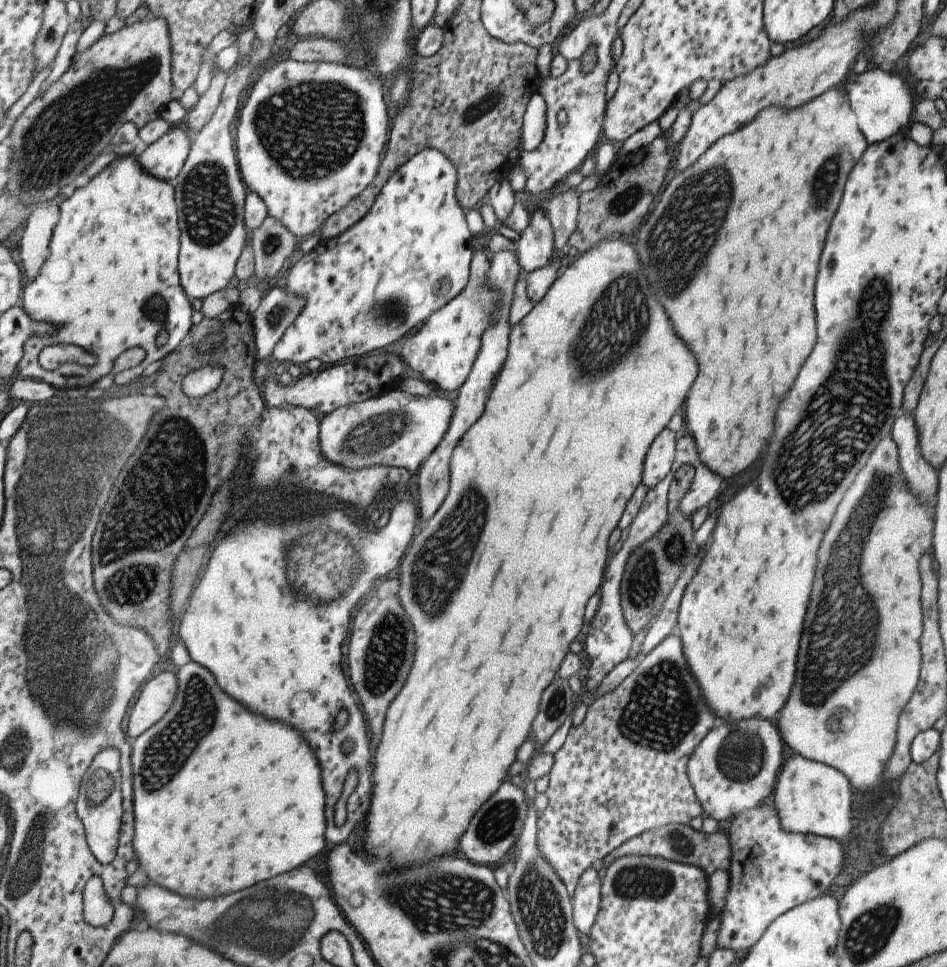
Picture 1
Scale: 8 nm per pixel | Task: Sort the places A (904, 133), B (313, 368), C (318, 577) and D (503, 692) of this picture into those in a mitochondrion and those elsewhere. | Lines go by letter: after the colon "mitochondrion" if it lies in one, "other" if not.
A: other
B: other
C: mitochondrion
D: other

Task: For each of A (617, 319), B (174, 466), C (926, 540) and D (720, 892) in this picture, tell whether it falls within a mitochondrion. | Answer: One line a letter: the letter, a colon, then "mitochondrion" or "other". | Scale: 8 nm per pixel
A: mitochondrion
B: mitochondrion
C: other
D: other

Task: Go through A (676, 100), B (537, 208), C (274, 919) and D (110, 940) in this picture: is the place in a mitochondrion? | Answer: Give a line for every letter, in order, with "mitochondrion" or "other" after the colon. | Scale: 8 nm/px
A: other
B: other
C: mitochondrion
D: other

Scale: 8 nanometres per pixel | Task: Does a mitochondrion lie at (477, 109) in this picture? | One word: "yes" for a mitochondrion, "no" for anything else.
yes

